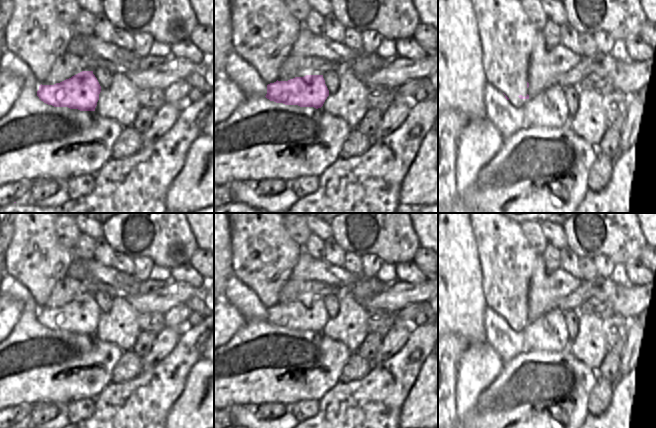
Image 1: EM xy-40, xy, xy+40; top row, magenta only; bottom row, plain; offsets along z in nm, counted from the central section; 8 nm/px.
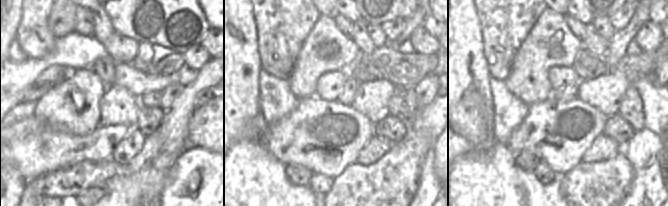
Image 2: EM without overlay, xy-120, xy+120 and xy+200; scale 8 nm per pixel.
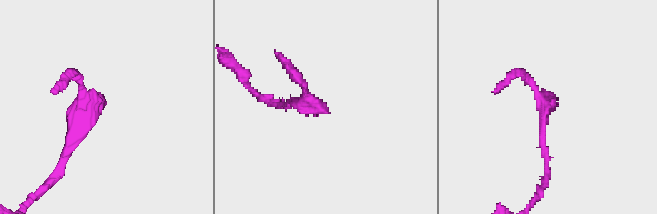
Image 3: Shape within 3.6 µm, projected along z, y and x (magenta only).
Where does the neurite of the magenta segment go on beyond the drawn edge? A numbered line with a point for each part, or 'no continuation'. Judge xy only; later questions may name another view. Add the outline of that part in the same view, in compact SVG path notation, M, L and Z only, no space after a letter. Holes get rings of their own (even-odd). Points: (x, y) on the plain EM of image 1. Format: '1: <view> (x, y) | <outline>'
no continuation

